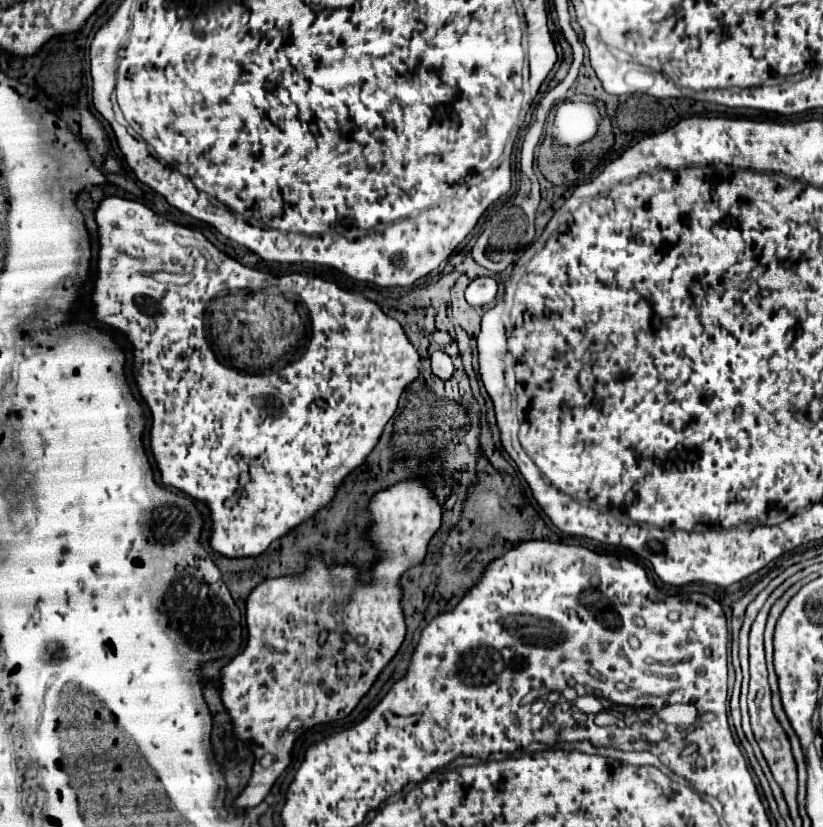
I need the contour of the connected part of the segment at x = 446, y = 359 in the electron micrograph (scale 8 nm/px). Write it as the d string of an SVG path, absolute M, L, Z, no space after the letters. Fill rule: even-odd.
M435 351L435 353L431 355L431 369L433 369L433 373L435 373L439 379L447 381L447 379L453 375L451 357L449 357L447 353L443 353L443 351Z

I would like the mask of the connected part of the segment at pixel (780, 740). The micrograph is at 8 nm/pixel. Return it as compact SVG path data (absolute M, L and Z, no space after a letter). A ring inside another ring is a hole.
M791 577L787 583L779 585L771 595L769 599L765 601L765 605L761 607L759 615L755 617L753 625L751 625L751 633L749 633L749 671L751 671L751 681L749 681L749 695L747 695L747 703L749 703L749 715L751 715L751 727L753 727L753 733L755 733L755 739L763 751L763 757L775 777L775 781L779 783L783 795L785 795L785 801L789 801L789 811L793 811L797 807L797 767L795 767L795 761L793 761L793 755L791 755L791 745L789 745L789 739L783 731L783 727L779 725L779 721L775 719L773 715L773 709L771 709L771 689L769 689L769 683L767 683L767 667L765 667L765 653L763 653L763 629L765 629L765 621L767 621L767 615L769 615L769 609L771 605L791 587L791 583L795 583L799 577Z

